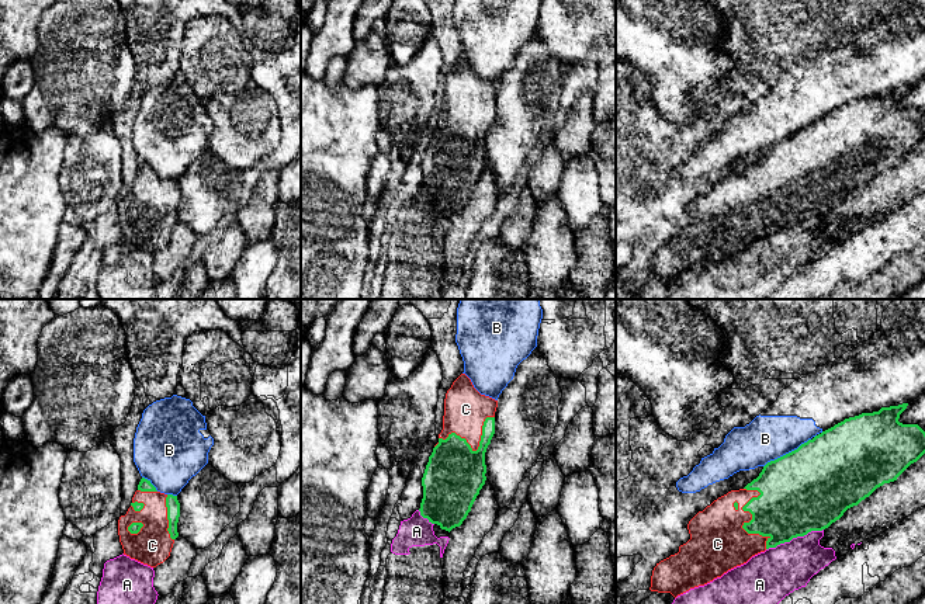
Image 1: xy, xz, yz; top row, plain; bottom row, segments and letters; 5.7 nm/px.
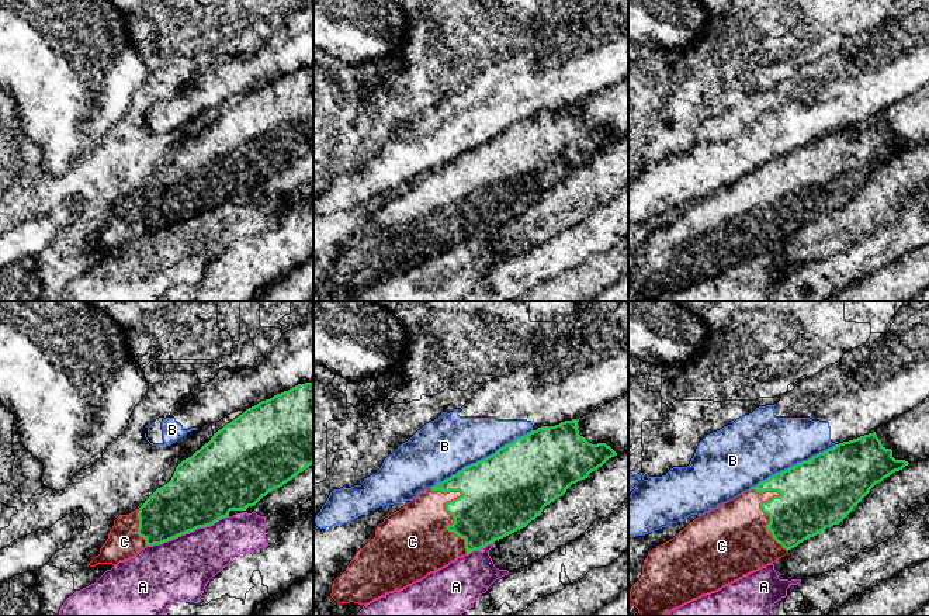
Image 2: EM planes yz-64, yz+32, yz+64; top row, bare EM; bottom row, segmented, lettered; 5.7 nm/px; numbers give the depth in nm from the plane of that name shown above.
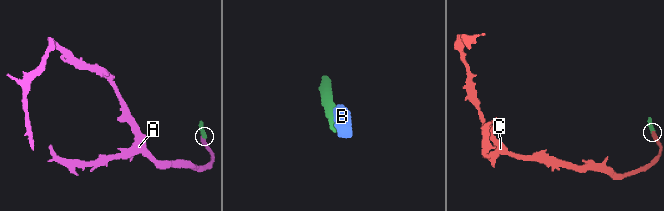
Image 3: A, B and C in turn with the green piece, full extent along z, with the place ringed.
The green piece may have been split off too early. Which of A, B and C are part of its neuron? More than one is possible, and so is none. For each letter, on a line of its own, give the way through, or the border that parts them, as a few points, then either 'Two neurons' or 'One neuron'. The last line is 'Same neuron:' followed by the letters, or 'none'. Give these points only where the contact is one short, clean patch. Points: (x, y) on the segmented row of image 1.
A: Two neurons
B: Two neurons
C: One neuron
Same neuron: C

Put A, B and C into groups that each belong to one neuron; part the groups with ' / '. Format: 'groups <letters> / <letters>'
groups A / B / C

